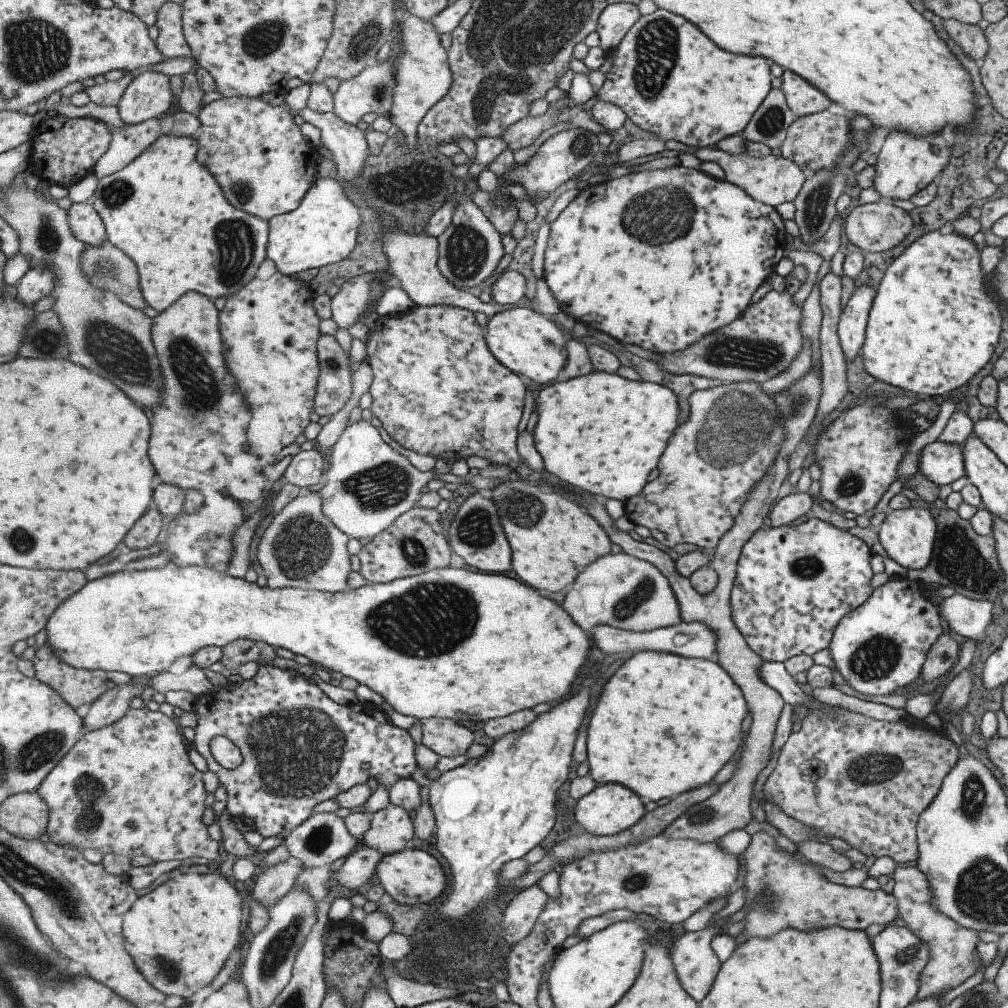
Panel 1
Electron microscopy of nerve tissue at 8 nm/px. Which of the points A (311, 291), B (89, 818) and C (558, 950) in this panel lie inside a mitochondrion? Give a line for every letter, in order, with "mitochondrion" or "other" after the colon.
A: other
B: mitochondrion
C: other

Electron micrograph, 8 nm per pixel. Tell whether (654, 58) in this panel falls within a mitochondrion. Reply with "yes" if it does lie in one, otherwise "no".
yes

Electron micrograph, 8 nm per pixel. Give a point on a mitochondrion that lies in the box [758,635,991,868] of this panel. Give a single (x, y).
(870, 768)

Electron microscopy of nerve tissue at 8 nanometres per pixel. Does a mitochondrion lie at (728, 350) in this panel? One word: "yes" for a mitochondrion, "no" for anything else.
yes

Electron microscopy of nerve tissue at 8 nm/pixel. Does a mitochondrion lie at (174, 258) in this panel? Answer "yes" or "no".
no

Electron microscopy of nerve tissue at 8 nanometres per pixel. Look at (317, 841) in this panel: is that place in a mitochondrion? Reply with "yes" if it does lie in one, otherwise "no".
yes

